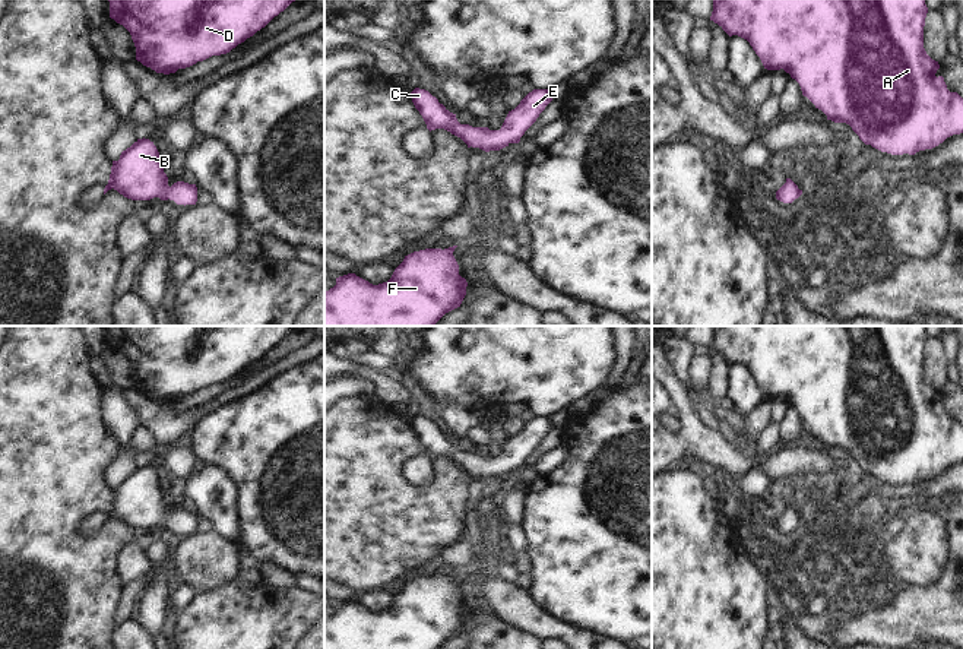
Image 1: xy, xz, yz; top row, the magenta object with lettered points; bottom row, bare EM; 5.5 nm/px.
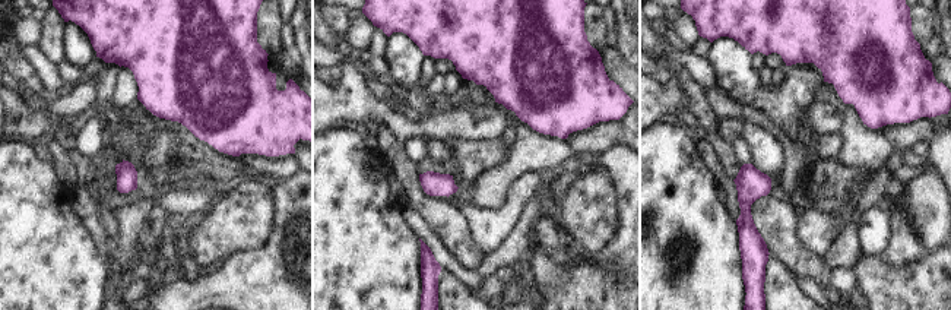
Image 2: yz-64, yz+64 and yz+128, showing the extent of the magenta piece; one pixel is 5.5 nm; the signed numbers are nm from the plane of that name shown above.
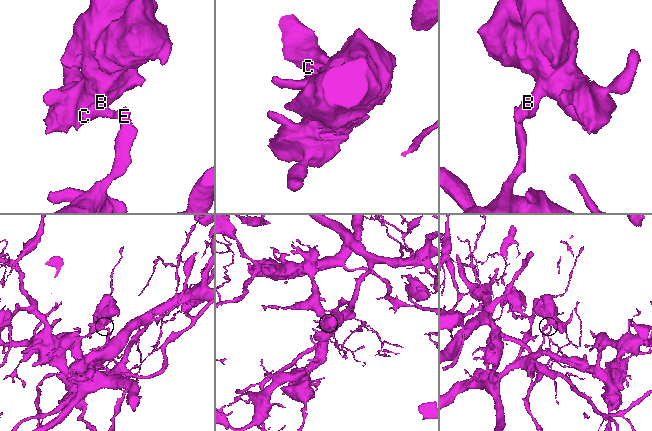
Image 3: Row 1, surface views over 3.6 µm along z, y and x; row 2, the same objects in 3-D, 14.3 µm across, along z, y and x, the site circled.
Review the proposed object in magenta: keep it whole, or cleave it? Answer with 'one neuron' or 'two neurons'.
one neuron

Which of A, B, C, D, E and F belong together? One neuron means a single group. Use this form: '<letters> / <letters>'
A B C D E F

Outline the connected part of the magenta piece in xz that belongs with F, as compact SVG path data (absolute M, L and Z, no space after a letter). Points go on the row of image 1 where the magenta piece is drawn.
M457 246L425 248L405 256L387 282L373 285L348 273L324 291L324 326L434 326L446 313L460 307L468 282L459 275L453 256Z

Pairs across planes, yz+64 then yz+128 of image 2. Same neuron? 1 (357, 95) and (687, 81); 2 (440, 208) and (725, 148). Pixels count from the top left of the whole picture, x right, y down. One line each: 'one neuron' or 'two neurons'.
1: two neurons
2: one neuron

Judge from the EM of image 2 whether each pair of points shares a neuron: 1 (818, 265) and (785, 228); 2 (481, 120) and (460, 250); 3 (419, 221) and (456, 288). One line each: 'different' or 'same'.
1: same
2: different
3: different

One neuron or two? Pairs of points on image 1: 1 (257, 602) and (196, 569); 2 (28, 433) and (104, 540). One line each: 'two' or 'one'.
1: two
2: one

